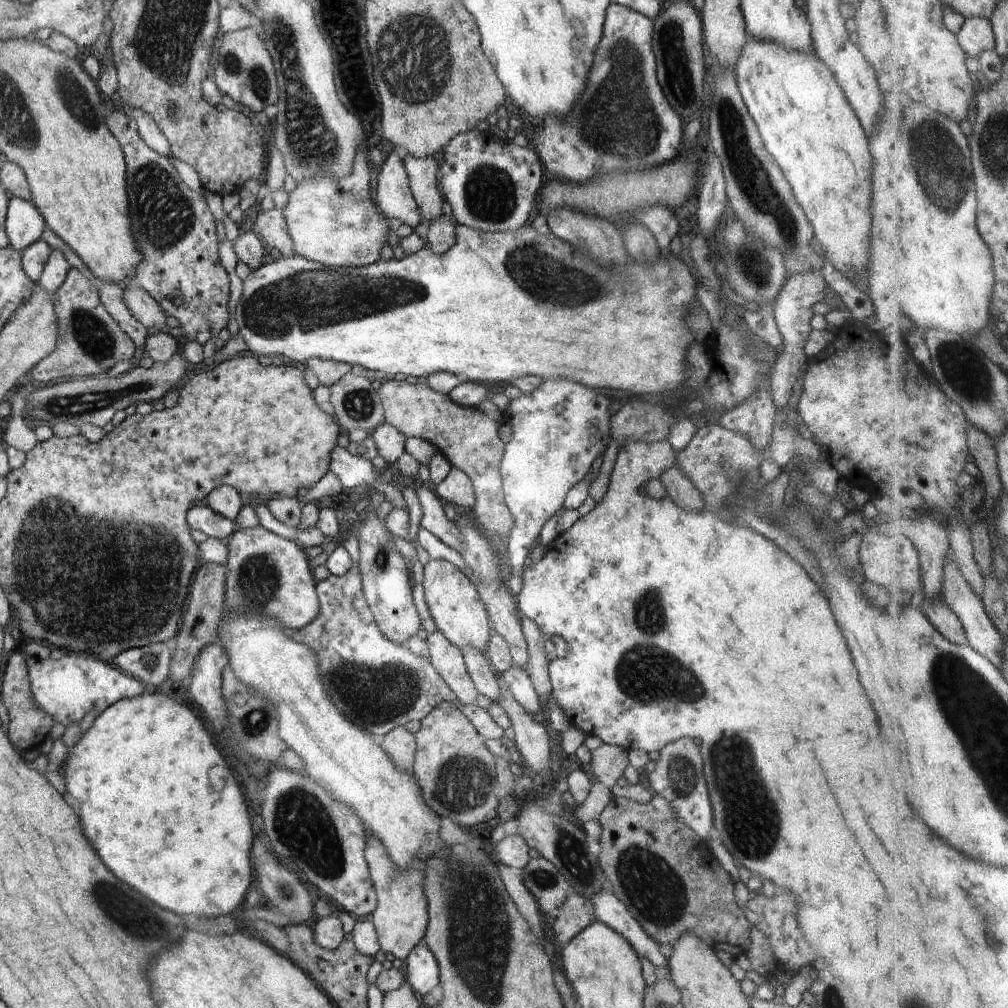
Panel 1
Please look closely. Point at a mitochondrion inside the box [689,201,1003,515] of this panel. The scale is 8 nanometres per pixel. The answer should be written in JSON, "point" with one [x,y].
{"point":[969,376]}

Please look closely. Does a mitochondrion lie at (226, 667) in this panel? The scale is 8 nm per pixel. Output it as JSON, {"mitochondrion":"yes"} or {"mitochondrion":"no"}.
{"mitochondrion":"no"}

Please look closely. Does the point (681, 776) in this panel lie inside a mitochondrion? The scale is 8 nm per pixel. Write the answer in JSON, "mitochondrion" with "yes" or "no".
{"mitochondrion":"yes"}

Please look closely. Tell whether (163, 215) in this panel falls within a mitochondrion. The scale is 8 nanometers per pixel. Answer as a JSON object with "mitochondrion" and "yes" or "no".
{"mitochondrion":"yes"}

